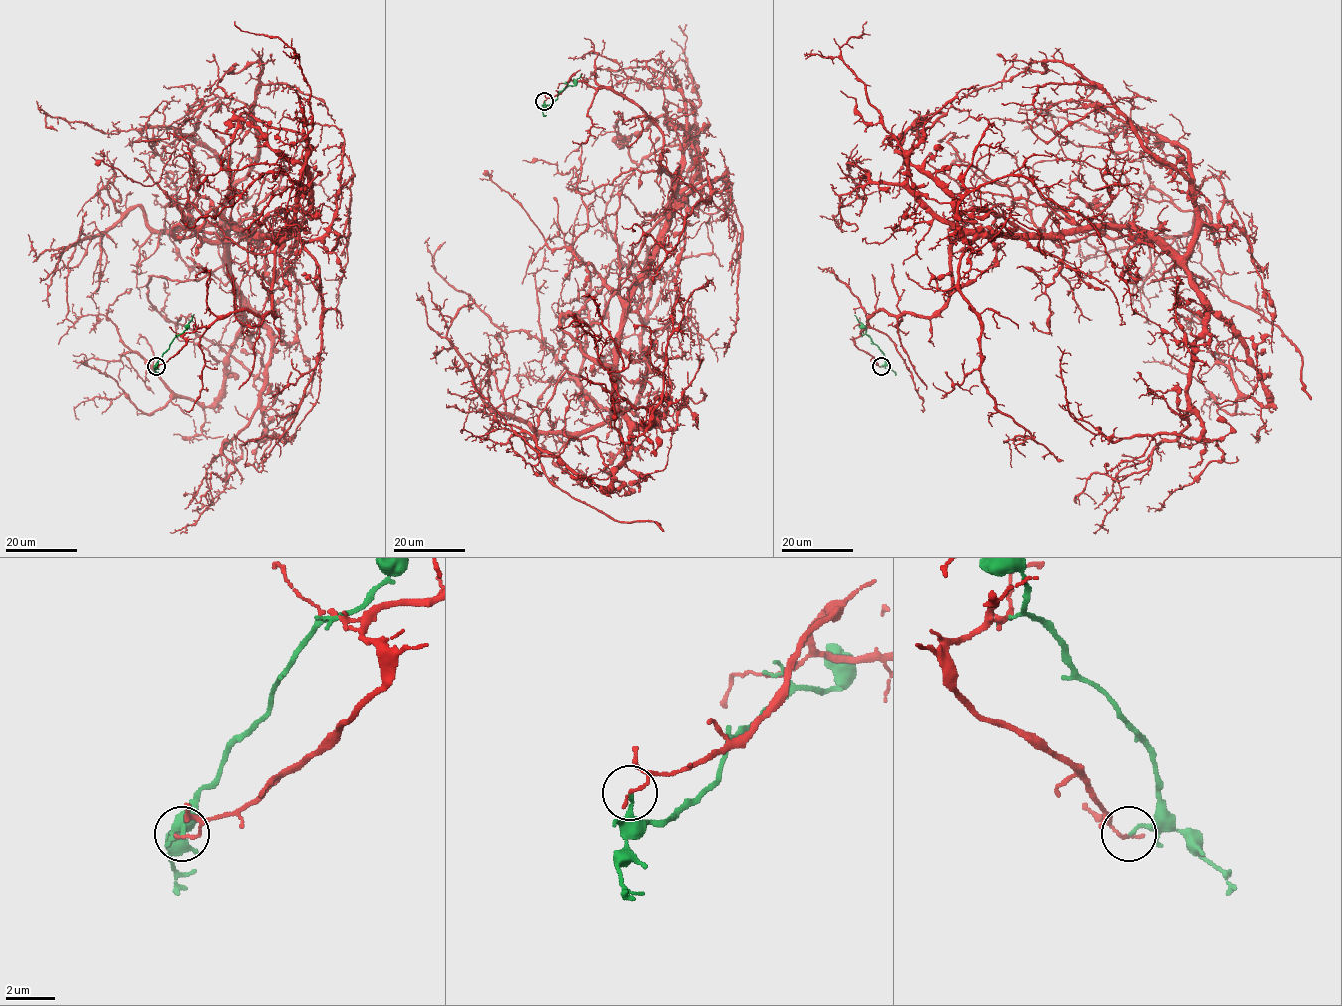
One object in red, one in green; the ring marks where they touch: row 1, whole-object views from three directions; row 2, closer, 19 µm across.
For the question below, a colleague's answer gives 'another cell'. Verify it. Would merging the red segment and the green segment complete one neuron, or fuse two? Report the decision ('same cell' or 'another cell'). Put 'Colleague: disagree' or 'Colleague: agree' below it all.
another cell
Colleague: agree

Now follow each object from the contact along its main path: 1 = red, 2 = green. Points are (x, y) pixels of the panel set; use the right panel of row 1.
1: (881, 366), (854, 340), (932, 316), (962, 236), (1145, 230), (1204, 308), (1201, 433), (1086, 430), (1070, 355)
2: (881, 366), (884, 364), (884, 354), (854, 315)

